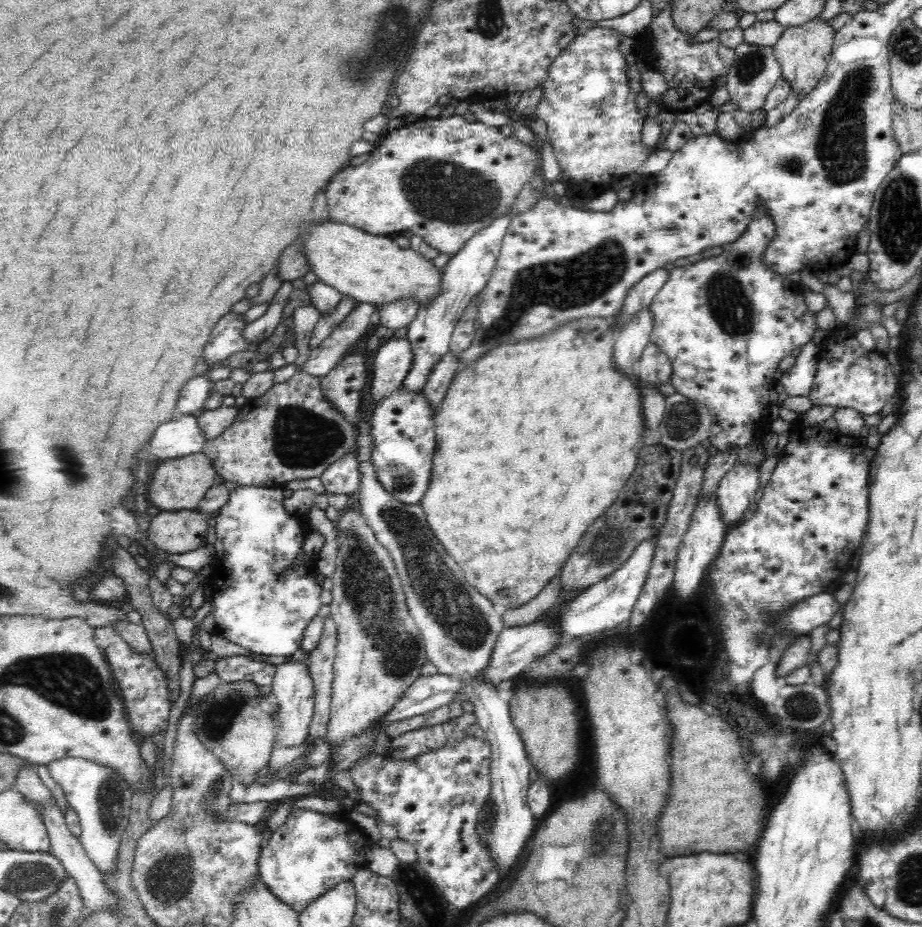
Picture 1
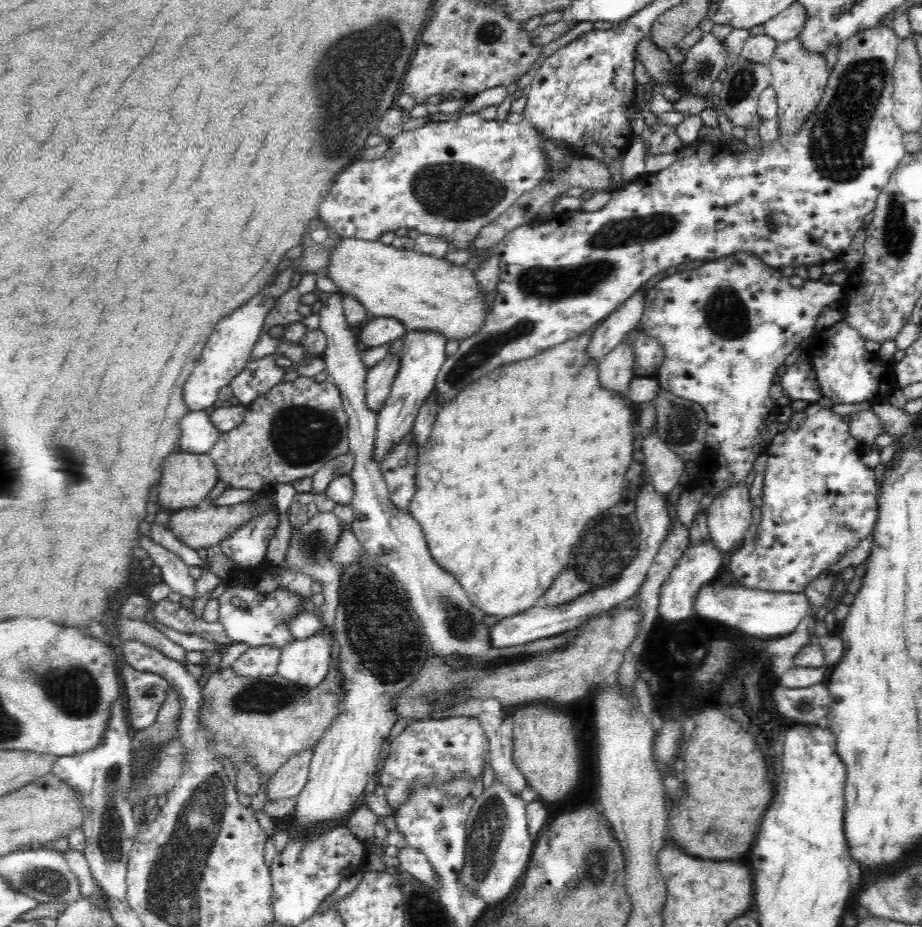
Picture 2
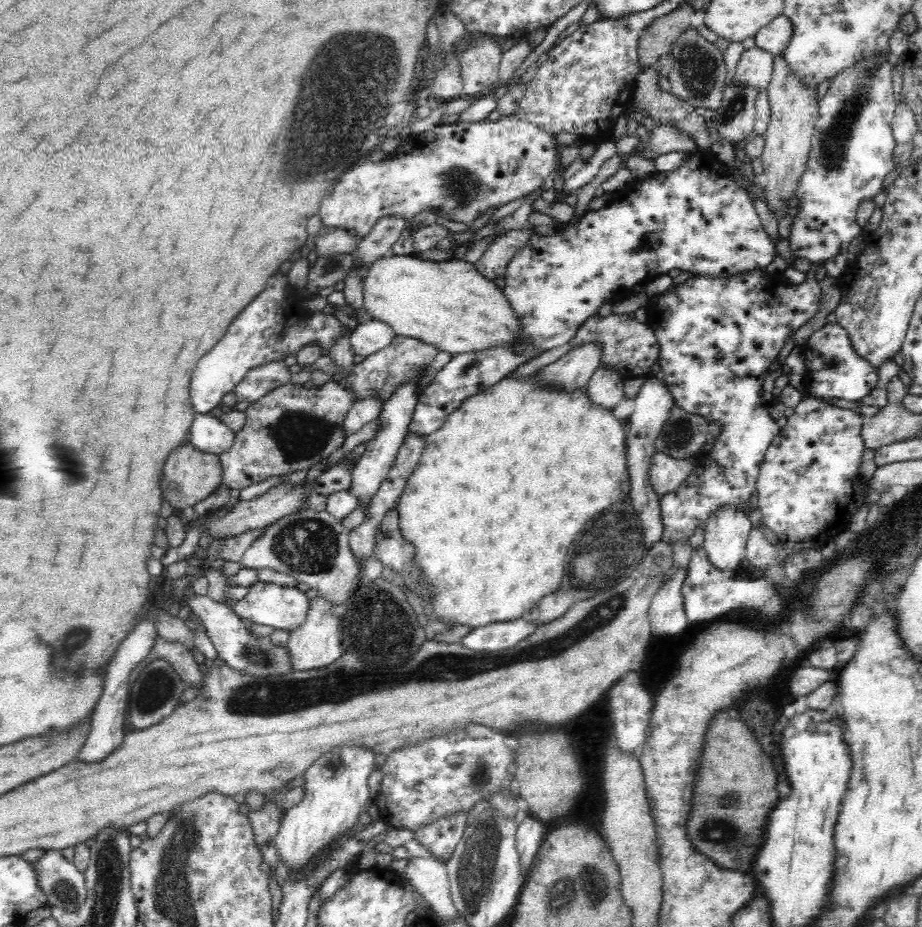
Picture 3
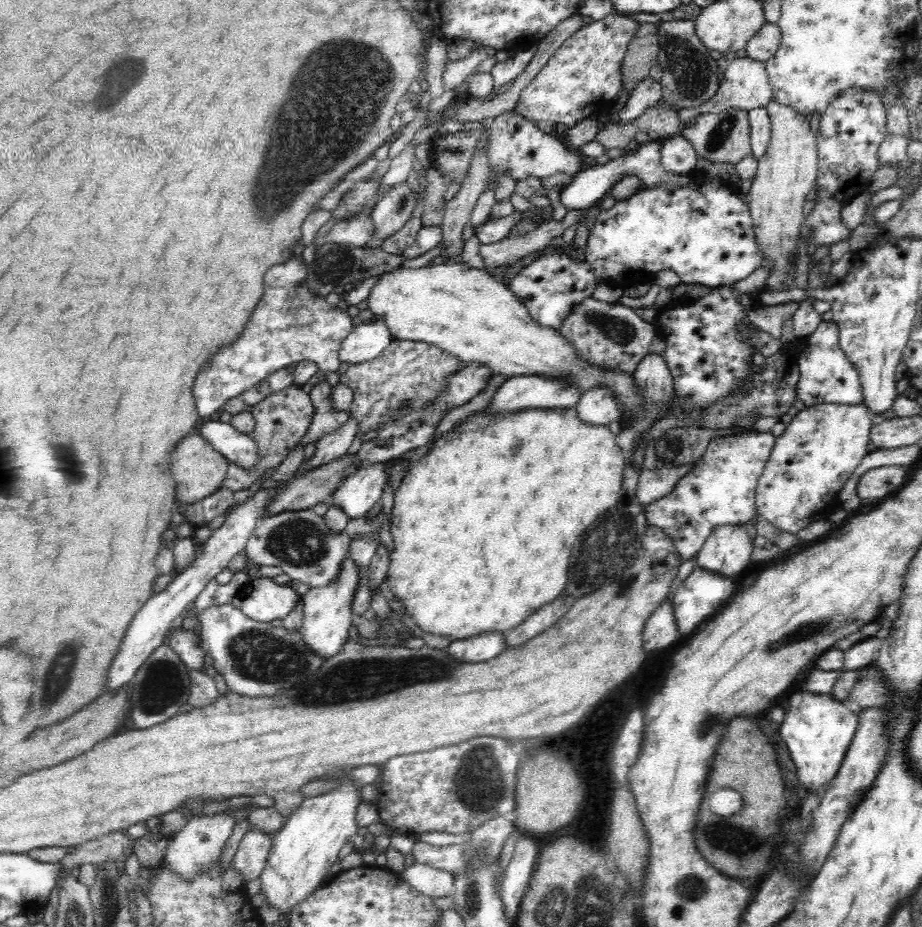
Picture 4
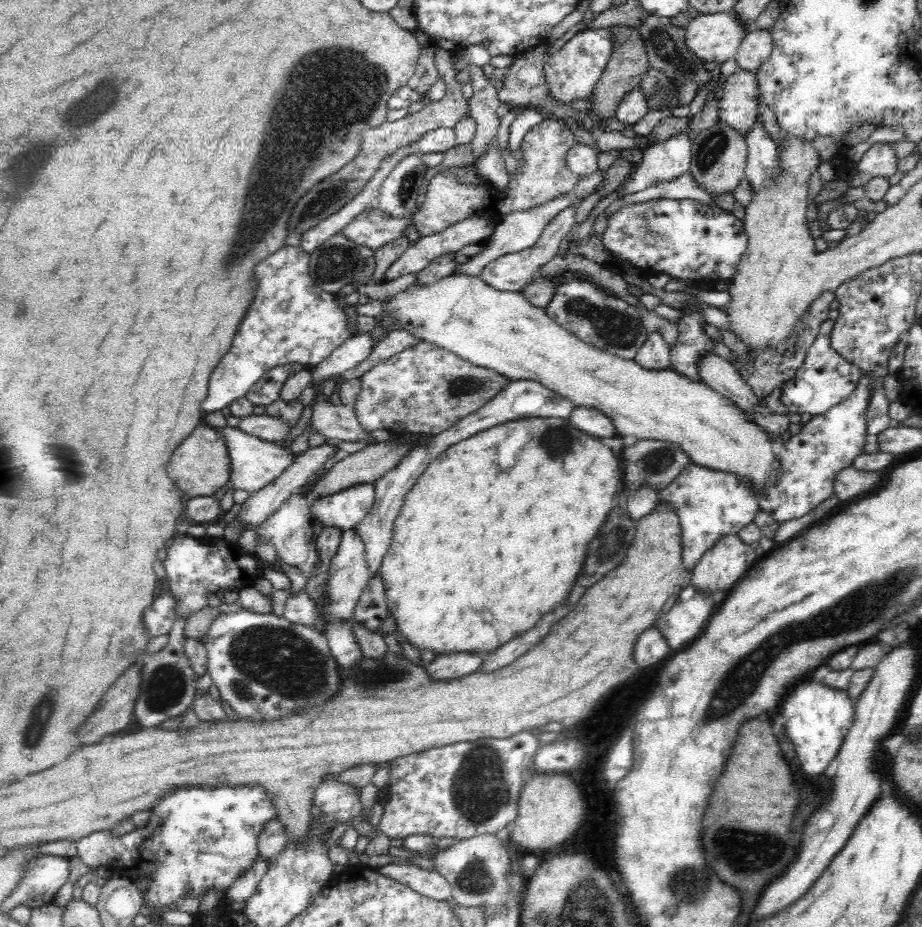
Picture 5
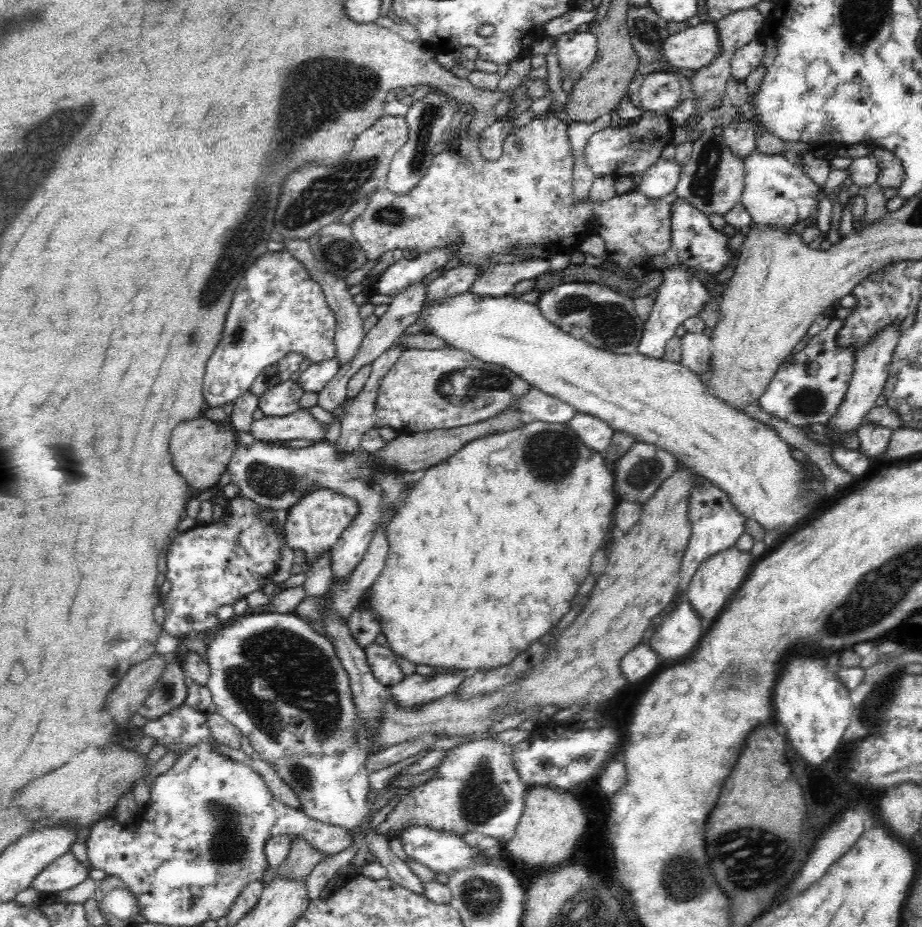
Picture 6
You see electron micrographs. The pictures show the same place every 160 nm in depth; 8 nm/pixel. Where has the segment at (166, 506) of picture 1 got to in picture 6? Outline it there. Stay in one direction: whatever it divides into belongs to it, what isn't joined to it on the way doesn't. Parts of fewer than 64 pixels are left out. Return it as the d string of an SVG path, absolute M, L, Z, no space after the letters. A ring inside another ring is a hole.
M201 416L190 422L180 422L170 440L172 464L177 473L186 481L190 490L199 493L211 489L219 480L238 445L238 433L230 420L214 422Z

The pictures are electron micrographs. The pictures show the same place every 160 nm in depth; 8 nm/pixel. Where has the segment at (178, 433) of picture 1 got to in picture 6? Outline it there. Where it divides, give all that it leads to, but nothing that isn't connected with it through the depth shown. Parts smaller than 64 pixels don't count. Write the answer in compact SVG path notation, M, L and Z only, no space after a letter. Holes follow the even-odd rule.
M328 440L316 441L296 449L282 445L270 447L264 441L258 441L251 447L238 445L227 469L231 482L240 486L240 495L272 510L288 511L306 494L322 489L356 501L358 512L354 520L344 529L339 541L329 552L331 569L337 580L346 578L356 568L356 564L367 553L376 529L384 524L383 514L394 508L399 509L410 490L404 479L405 472L383 468L383 464L377 462L376 453L371 454L361 449L340 452L335 447L335 442Z

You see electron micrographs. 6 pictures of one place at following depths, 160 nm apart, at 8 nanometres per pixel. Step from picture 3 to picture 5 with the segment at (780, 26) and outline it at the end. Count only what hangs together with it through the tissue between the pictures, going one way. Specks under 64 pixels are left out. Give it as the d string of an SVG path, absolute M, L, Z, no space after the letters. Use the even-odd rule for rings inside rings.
M766 29L750 30L743 38L735 61L739 70L756 73L762 63L770 56L772 50L772 37Z

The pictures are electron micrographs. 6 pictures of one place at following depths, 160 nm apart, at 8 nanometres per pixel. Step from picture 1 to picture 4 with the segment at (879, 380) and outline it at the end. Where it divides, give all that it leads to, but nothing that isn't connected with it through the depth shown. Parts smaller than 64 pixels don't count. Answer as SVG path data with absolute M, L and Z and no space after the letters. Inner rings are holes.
M821 320L816 330L803 340L802 352L797 358L799 379L796 383L796 400L799 399L806 407L824 403L852 405L863 402L862 385L856 367L840 348L838 336L838 327L833 320Z

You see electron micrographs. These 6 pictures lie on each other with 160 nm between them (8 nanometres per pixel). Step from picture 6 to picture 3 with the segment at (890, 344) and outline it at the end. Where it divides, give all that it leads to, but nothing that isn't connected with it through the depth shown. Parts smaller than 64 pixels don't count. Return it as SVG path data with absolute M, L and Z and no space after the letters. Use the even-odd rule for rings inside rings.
M808 396L801 399L793 414L787 418L786 426L779 430L767 448L755 484L757 508L762 514L763 524L779 538L777 545L780 547L779 562L782 565L784 556L792 554L800 545L822 548L827 541L847 529L846 524L854 516L855 507L861 499L859 489L863 480L859 477L858 467L862 464L865 449L861 435L864 424L866 418L858 410L836 407L826 400Z

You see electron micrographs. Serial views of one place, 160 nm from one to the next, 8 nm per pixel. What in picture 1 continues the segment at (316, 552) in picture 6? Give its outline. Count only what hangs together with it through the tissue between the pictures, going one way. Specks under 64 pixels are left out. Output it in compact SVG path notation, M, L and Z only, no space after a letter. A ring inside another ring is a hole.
M508 214L500 216L490 226L486 226L468 239L468 242L442 269L442 294L422 305L407 326L406 339L412 349L412 366L399 387L406 393L422 393L433 366L440 362L440 359L449 351L452 332L462 316L463 309L468 306L468 302L476 293L486 287L491 277L491 272L499 257L502 236L508 229L510 220L511 216Z

